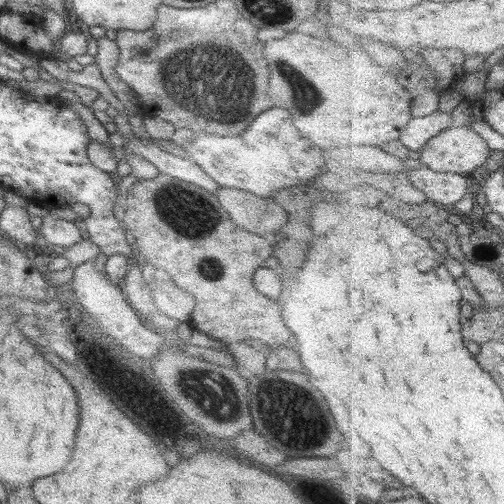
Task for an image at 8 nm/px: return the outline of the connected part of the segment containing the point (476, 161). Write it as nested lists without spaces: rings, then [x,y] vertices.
[[[450,127],[420,150],[419,163],[439,172],[475,176],[491,155],[489,143],[471,127]]]

